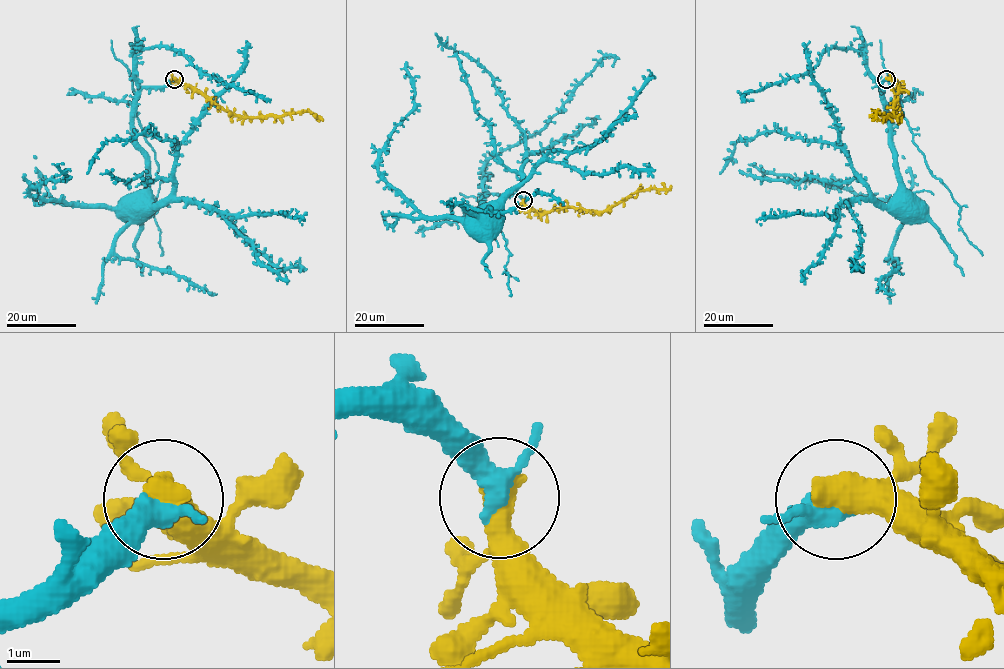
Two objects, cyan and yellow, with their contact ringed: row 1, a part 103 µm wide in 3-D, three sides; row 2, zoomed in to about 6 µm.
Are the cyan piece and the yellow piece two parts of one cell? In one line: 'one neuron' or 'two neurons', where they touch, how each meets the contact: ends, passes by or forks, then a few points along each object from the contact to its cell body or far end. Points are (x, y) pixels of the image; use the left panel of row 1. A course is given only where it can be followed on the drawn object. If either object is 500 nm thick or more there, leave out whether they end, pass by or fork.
one neuron | (174, 79) | cyan passes by | yellow passes by | cyan via (174, 79), (143, 88), (133, 118), (148, 198), (171, 193), (176, 142), (147, 131), (108, 141), (86, 174) | yellow via (174, 79), (236, 114), (265, 117), (312, 112), (322, 121)

